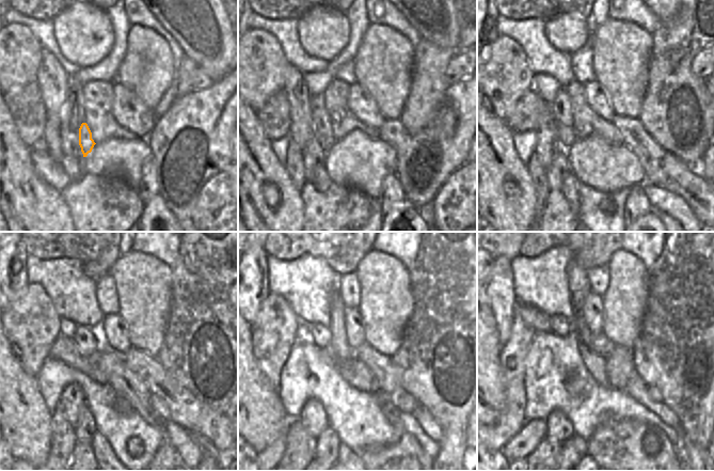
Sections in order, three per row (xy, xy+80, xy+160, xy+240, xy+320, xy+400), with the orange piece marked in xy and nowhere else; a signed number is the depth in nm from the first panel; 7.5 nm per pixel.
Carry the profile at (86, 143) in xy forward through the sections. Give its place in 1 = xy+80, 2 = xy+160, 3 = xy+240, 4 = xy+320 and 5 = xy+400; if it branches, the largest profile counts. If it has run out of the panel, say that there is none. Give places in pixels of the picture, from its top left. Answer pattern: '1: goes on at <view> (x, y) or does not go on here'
1: goes on at xy+80 (321, 128)
2: goes on at xy+160 (561, 108)
3: goes on at xy+240 (86, 340)
4: goes on at xy+320 (320, 335)
5: goes on at xy+400 (559, 326)

